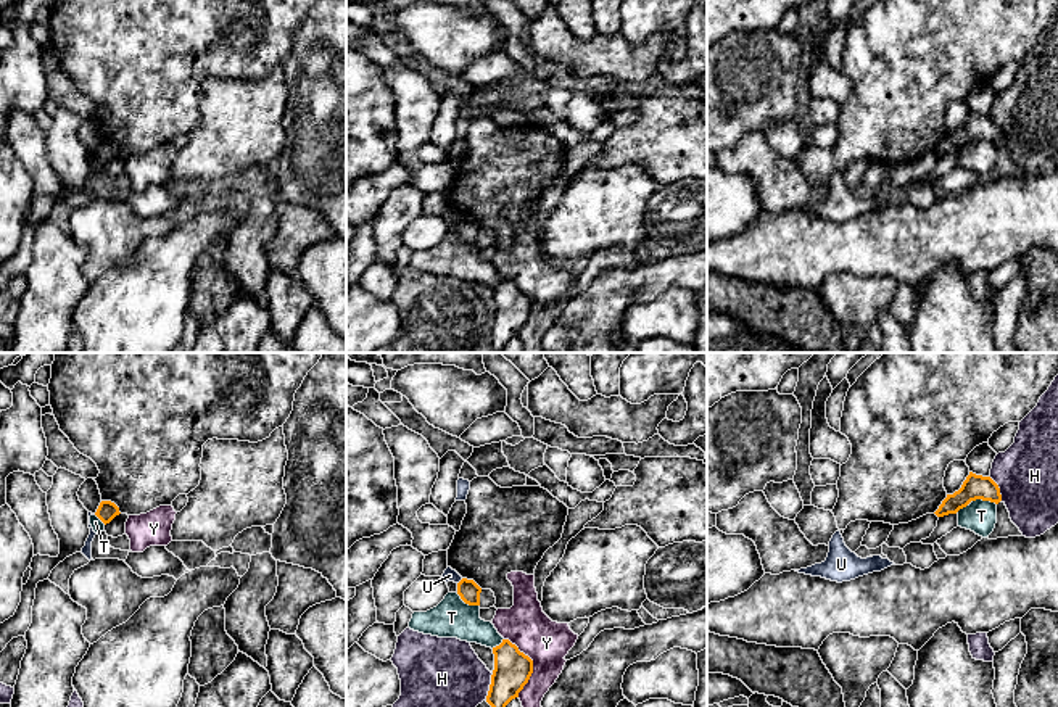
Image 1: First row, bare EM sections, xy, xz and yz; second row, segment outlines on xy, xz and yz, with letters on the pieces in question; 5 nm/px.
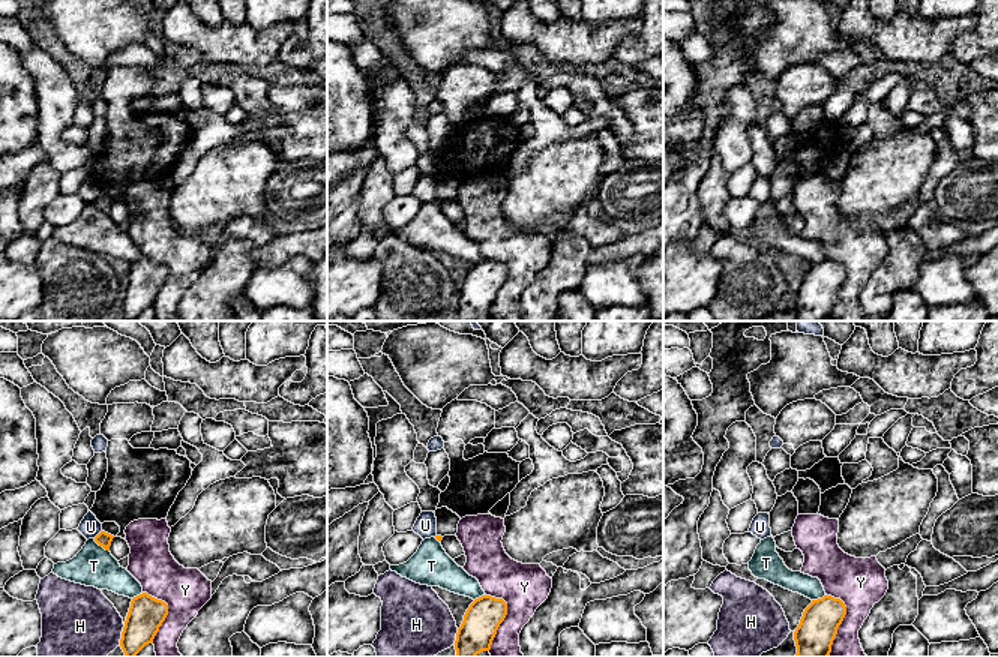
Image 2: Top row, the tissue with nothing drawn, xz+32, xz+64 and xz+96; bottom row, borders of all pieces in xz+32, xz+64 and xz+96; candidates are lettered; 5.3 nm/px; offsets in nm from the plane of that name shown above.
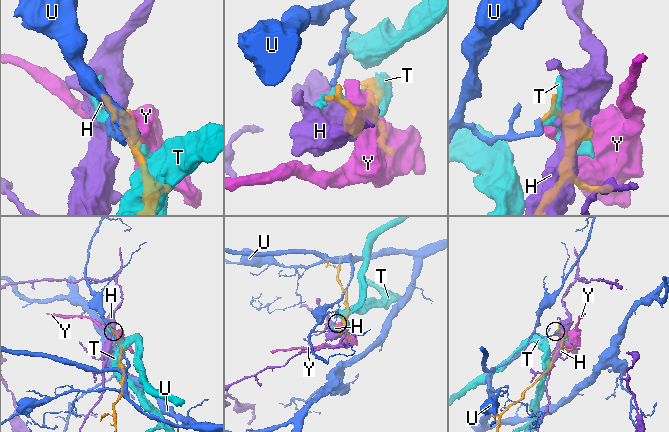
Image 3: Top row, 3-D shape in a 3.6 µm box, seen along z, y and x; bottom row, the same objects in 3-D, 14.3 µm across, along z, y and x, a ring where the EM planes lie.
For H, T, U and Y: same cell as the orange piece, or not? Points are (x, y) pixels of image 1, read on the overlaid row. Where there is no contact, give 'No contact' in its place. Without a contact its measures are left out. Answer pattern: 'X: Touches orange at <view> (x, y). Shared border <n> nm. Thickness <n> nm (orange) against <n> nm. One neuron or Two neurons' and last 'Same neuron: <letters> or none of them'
H: Touches orange at xz (490, 686). Shared border 140 nm. Thickness 190 nm (orange) against 360 nm. Two neurons
T: Touches orange at xz (467, 603). Shared border 140 nm. Thickness 110 nm (orange) against 190 nm. Two neurons
U: Touches orange at xz (459, 582). Shared border 40 nm. Thickness 110 nm (orange) against 60 nm. Two neurons
Y: Touches orange at xz (532, 665). Shared border 300 nm. Thickness 190 nm (orange) against 220 nm. Two neurons
Same neuron: none of them

